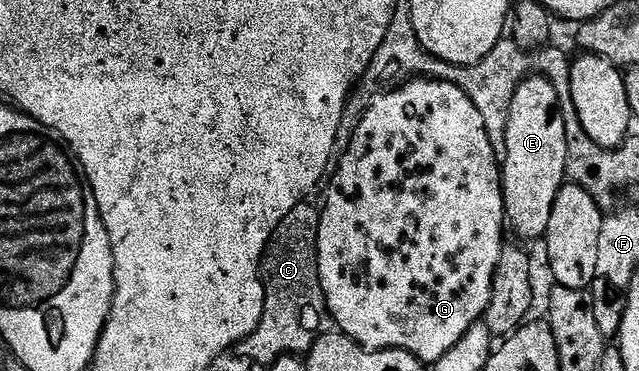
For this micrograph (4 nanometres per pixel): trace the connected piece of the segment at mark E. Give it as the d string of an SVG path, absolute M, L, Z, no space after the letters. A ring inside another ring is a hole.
M531 74L520 82L512 98L506 141L508 154L501 161L500 167L502 197L509 231L514 231L519 236L519 241L526 240L522 242L541 240L549 230L557 194L568 180L568 142L562 107L558 105L558 95L552 82L545 76Z

